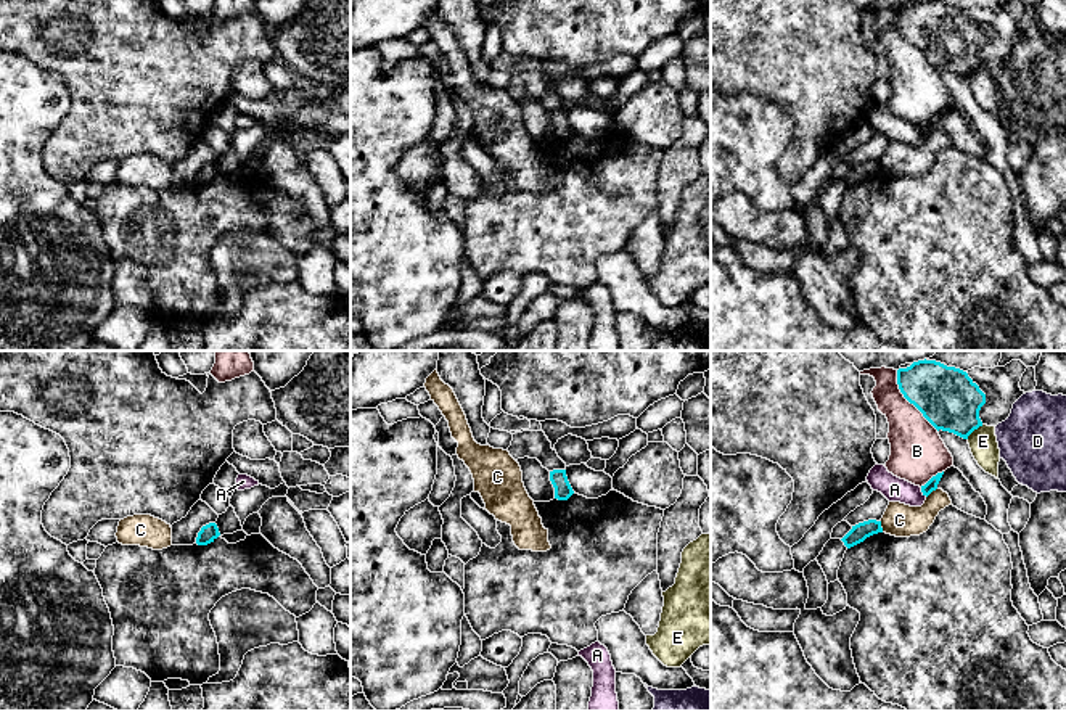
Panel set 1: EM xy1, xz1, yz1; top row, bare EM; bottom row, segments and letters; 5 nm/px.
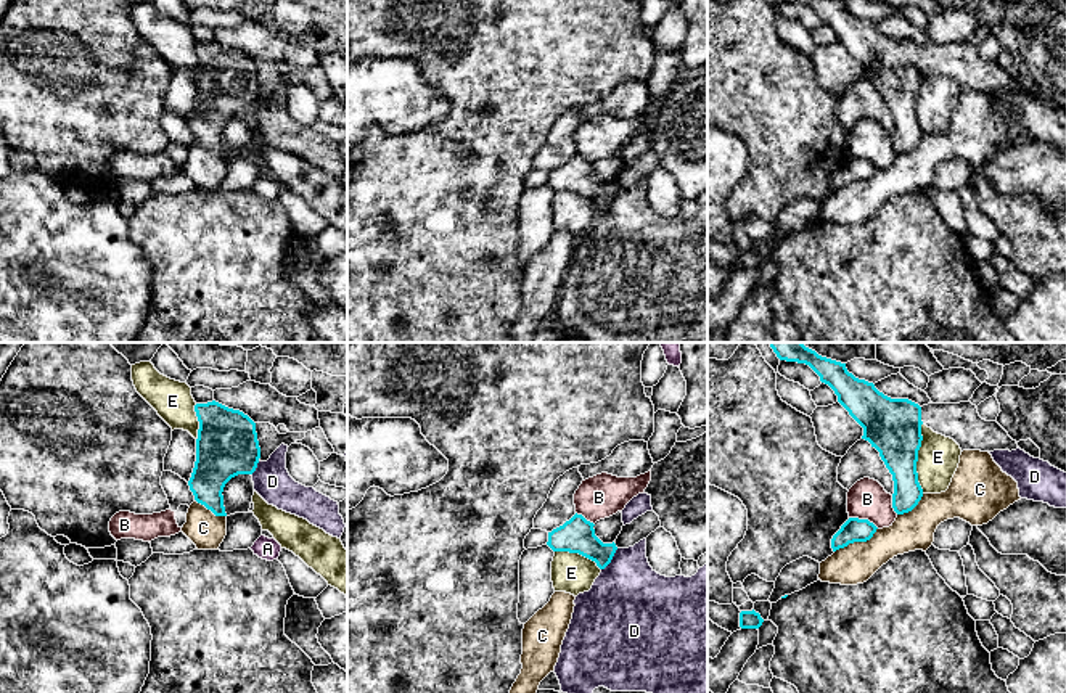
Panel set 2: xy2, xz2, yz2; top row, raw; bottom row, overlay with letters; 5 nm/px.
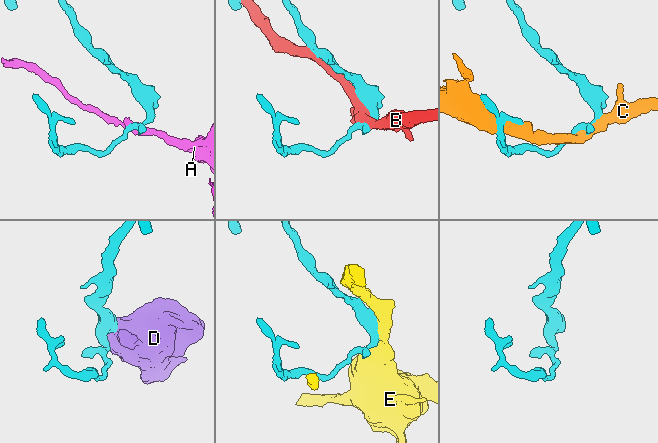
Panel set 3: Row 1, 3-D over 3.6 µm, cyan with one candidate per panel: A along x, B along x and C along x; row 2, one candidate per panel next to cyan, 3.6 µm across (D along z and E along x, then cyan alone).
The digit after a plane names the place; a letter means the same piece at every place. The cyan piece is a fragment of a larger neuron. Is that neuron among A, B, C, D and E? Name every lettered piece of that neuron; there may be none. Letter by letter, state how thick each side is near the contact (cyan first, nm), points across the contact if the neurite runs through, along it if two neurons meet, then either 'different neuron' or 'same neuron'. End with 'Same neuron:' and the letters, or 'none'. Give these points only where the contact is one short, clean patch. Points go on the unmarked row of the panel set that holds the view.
A: calibres 60 and 120 nm; border yz1 (920, 127), (926, 135); different neuron
B: calibres 300 and 260 nm; different neuron
C: calibres 120 and 200 nm; different neuron
D: calibres 180 and 420 nm; border xz2 (618, 188), (602, 209); different neuron
E: calibres 280 and 200 nm; different neuron
Same neuron: none

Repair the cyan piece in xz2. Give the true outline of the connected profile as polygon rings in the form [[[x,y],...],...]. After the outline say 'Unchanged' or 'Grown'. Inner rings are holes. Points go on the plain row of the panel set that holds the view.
[[[574,154],[563,166],[548,172],[547,185],[553,191],[579,193],[597,203],[600,209],[605,209],[617,187],[616,183],[603,183],[593,169],[593,162],[587,161],[582,154]]]. Unchanged

